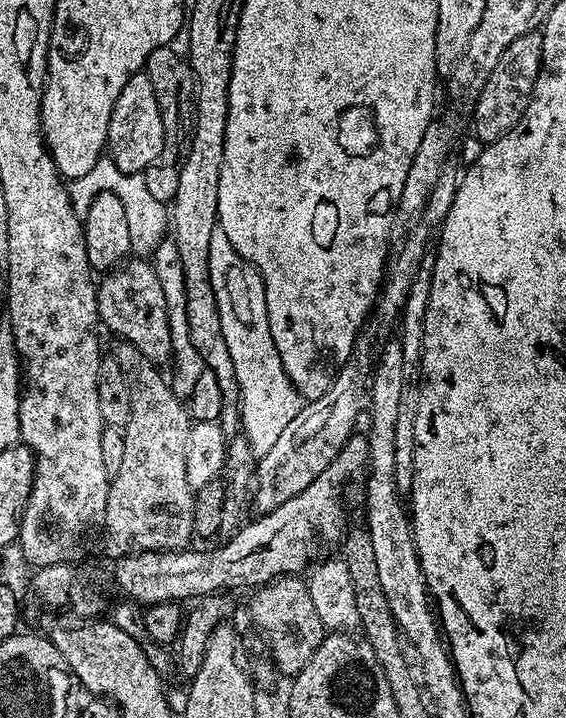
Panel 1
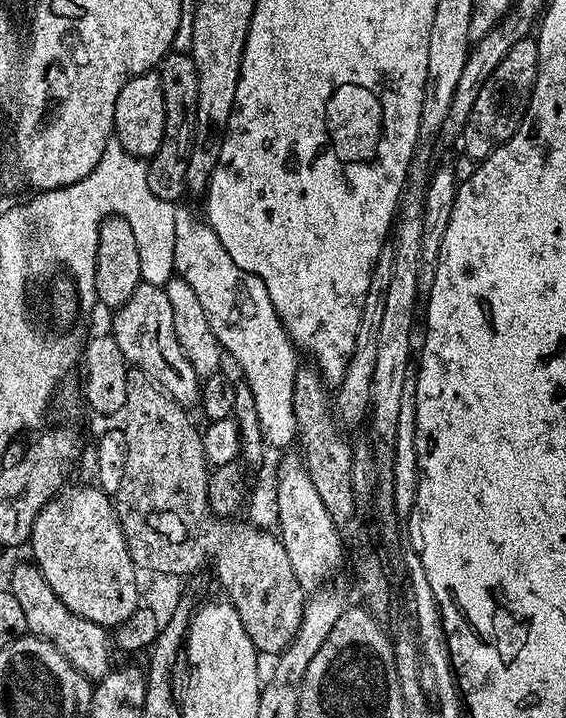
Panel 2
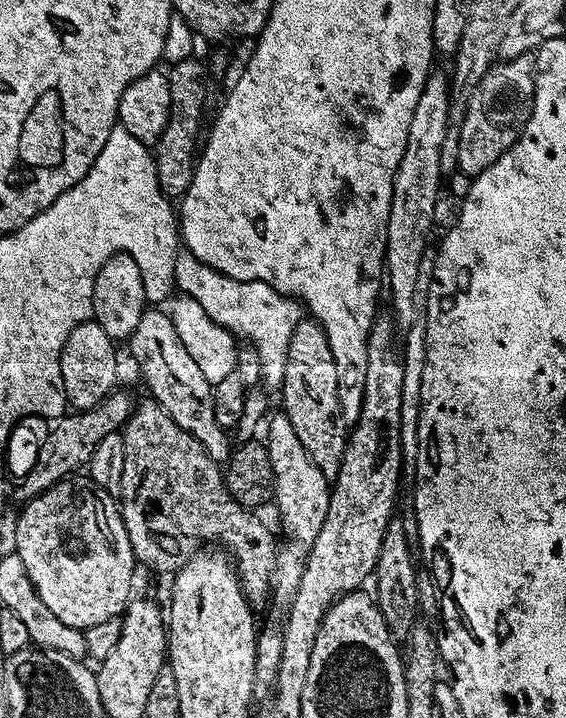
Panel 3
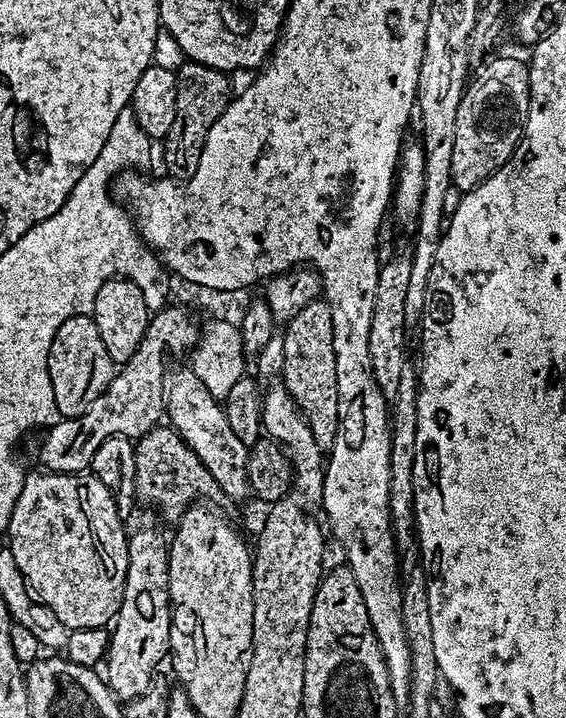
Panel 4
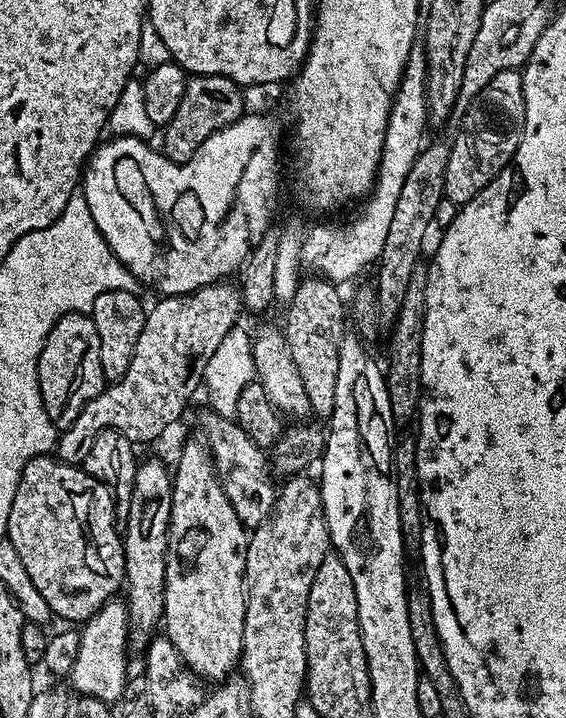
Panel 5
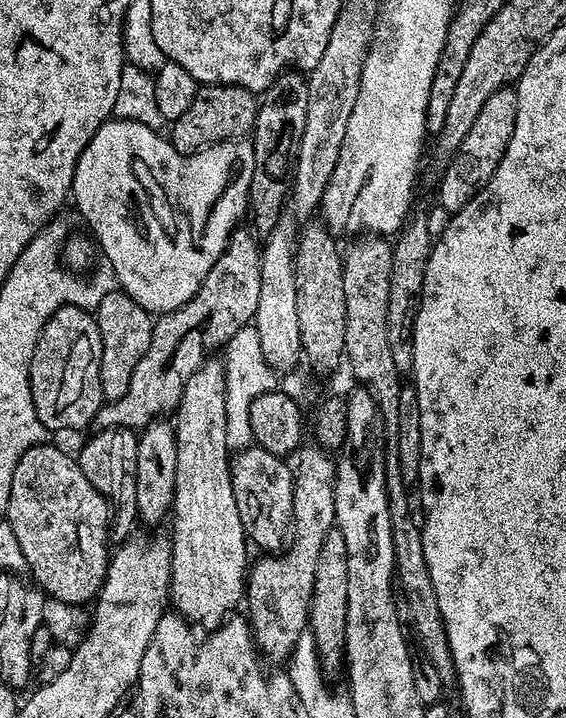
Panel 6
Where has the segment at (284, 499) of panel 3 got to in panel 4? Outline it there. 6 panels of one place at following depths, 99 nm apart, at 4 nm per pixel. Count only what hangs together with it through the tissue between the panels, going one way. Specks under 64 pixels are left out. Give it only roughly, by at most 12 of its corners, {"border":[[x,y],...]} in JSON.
{"border":[[283,386],[262,396],[264,432],[305,505],[324,499],[326,456]]}

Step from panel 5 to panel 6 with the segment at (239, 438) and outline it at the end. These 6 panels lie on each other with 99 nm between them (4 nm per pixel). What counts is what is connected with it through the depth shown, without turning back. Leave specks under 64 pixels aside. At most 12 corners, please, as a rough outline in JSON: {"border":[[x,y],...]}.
{"border":[[249,446],[231,457],[244,535],[285,547],[294,472]]}

